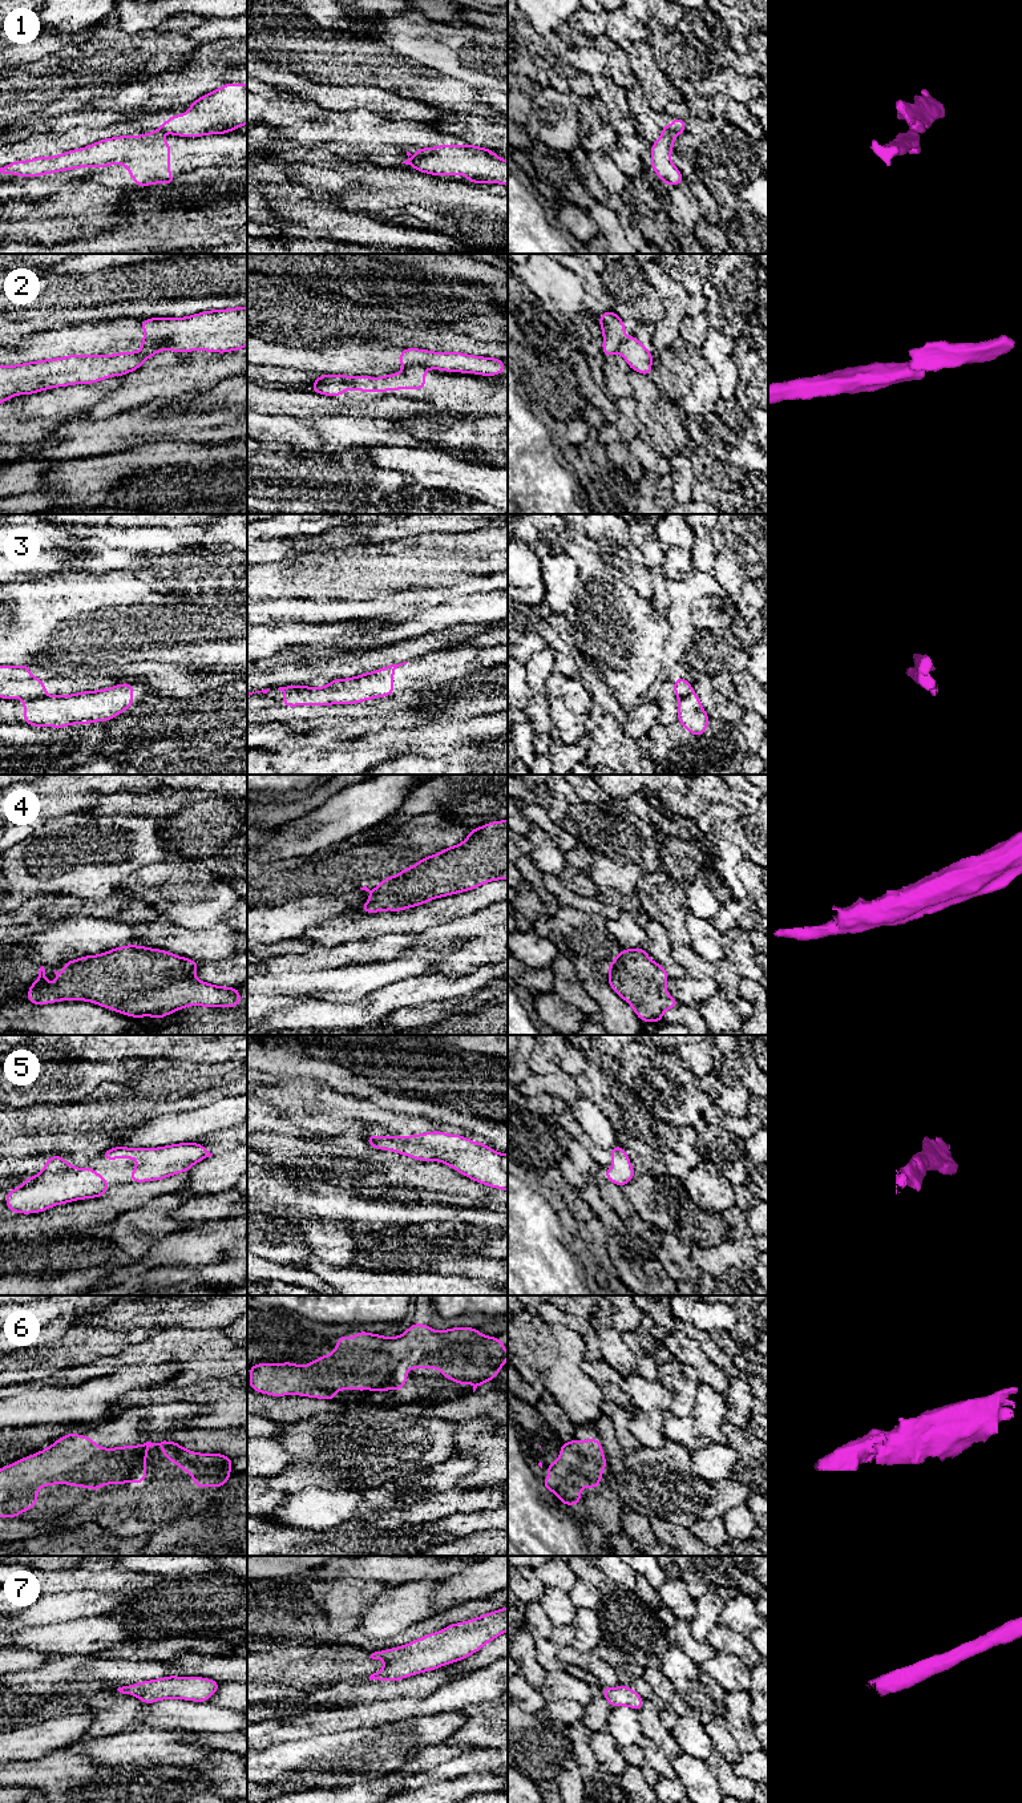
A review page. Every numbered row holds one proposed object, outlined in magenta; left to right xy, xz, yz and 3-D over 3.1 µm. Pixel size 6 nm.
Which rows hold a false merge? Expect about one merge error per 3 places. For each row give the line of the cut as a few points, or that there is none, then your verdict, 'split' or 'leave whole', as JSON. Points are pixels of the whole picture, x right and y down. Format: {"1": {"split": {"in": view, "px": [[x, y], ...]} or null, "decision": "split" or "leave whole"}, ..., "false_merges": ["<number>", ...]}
{"1": {"split": {"in": "yz", "px": [[662, 129], [671, 132]]}, "decision": "split"}, "2": {"split": {"in": "xy", "px": [[146, 347], [160, 344], [164, 348]]}, "decision": "split"}, "3": {"split": {"in": "xy", "px": [[47, 695], [24, 699]]}, "decision": "split"}, "4": {"split": null, "decision": "leave whole"}, "5": {"split": null, "decision": "leave whole"}, "6": {"split": null, "decision": "leave whole"}, "7": {"split": null, "decision": "leave whole"}, "false_merges": ["1", "2", "3"]}

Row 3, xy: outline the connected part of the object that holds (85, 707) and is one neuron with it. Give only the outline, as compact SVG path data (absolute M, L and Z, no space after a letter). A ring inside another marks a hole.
M122 683L98 691L24 699L24 723L64 728L108 721L132 707L133 687L133 683Z

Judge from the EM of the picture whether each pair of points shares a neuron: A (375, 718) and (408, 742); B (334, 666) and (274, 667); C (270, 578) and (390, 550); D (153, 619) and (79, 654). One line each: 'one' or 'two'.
A: two
B: one
C: one
D: one

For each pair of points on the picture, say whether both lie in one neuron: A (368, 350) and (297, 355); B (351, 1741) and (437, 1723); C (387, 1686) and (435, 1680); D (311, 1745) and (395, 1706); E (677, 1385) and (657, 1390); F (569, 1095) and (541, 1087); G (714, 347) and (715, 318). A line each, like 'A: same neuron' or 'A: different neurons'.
A: same neuron
B: same neuron
C: same neuron
D: different neurons
E: different neurons
F: same neuron
G: different neurons

